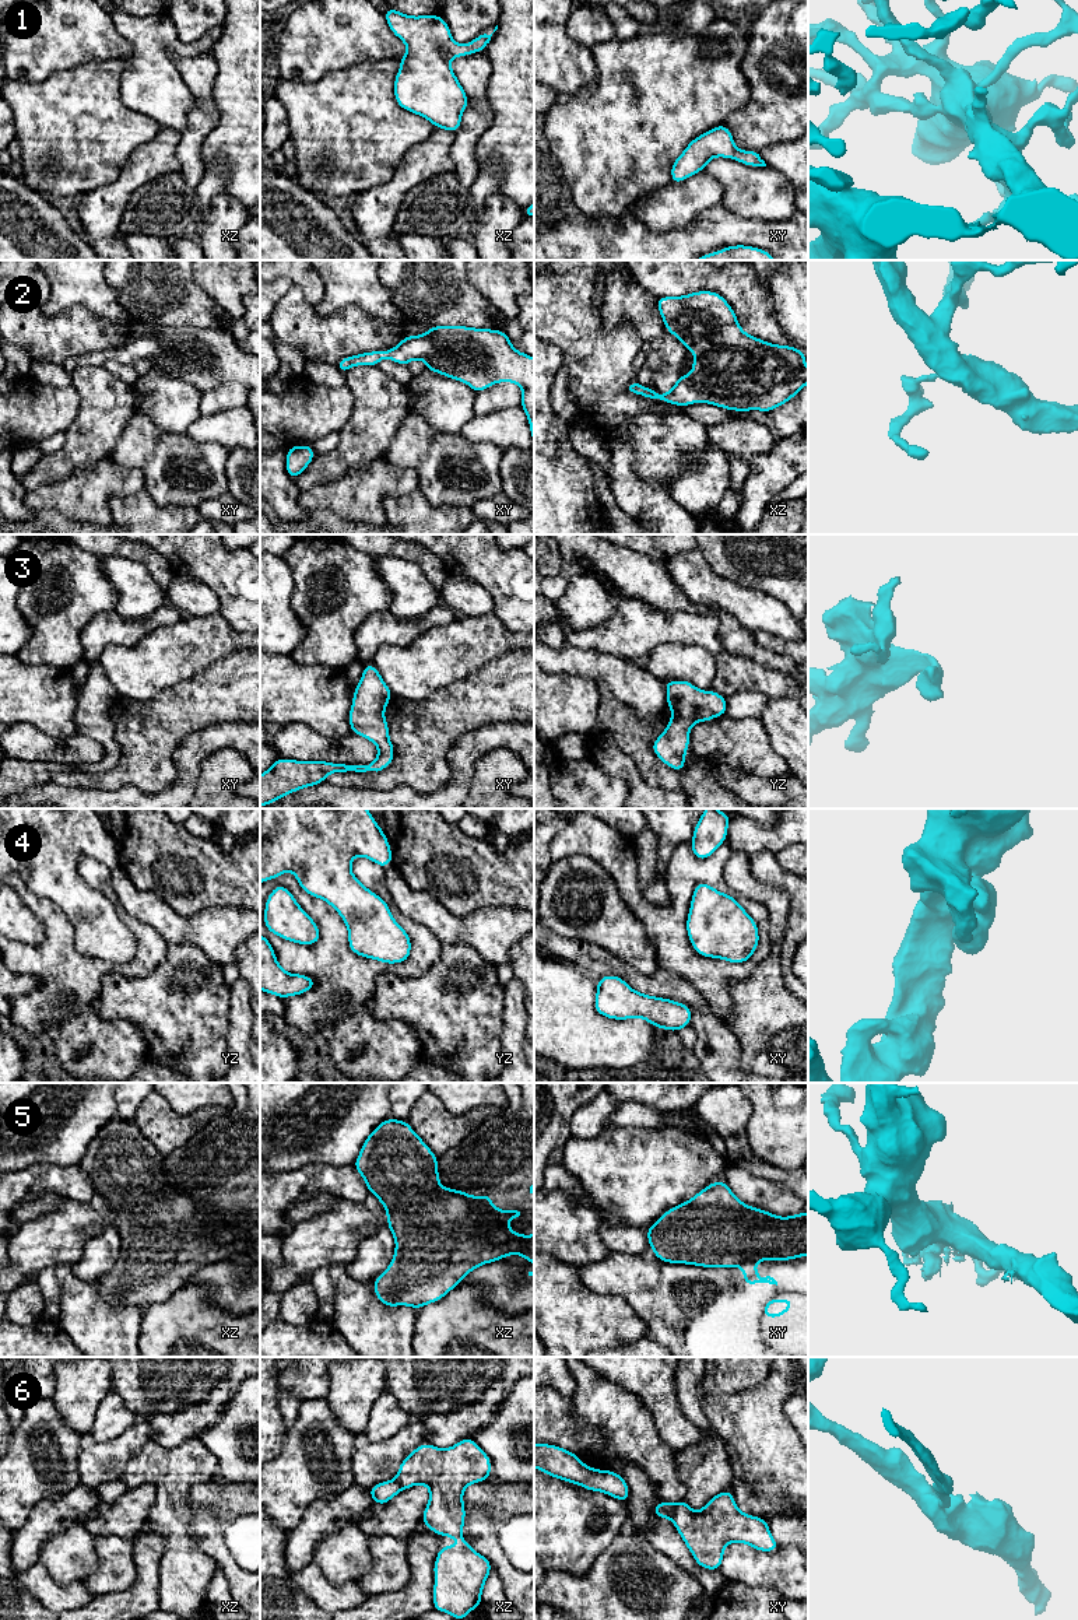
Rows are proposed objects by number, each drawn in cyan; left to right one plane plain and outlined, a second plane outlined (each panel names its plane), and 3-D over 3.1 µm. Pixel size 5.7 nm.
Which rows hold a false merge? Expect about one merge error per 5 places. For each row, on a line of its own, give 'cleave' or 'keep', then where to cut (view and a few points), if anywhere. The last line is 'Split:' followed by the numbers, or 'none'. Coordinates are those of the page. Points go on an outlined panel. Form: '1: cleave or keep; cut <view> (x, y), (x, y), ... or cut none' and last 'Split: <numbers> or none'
1: keep; cut none
2: keep; cut none
3: keep; cut none
4: keep; cut none
5: cleave; cut xz (467, 1194), (474, 1209), (488, 1208), (497, 1210)
6: cleave; cut xy (673, 1505), (670, 1518)
Split: 5, 6

